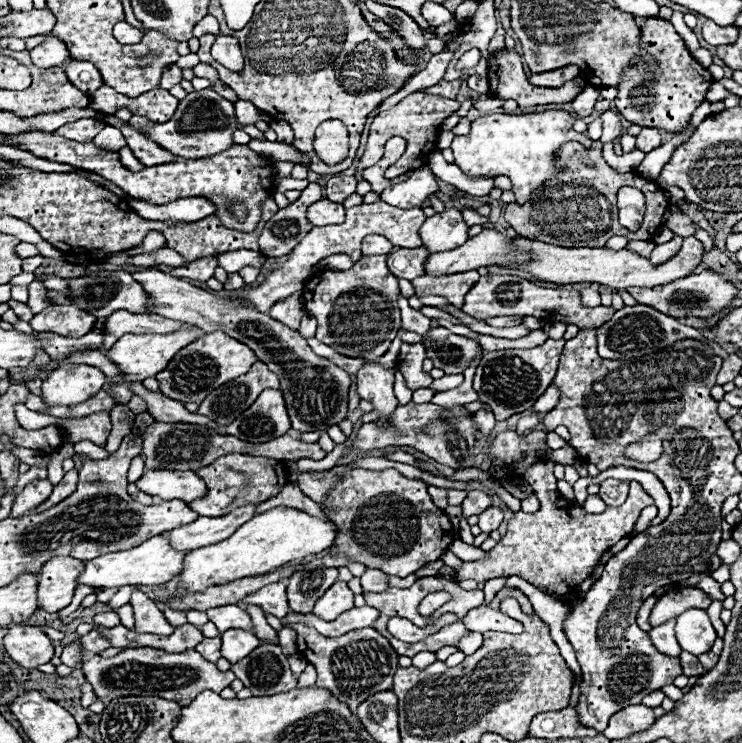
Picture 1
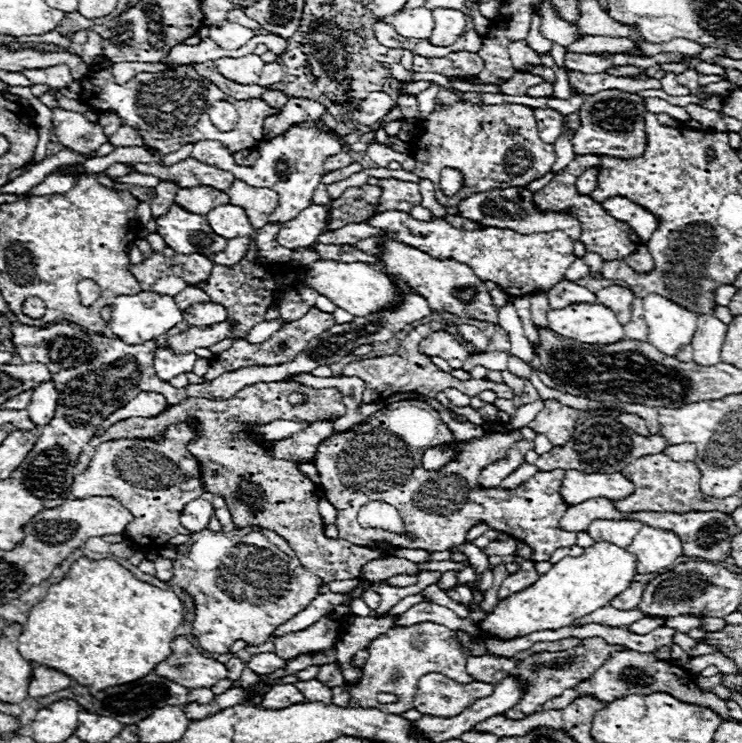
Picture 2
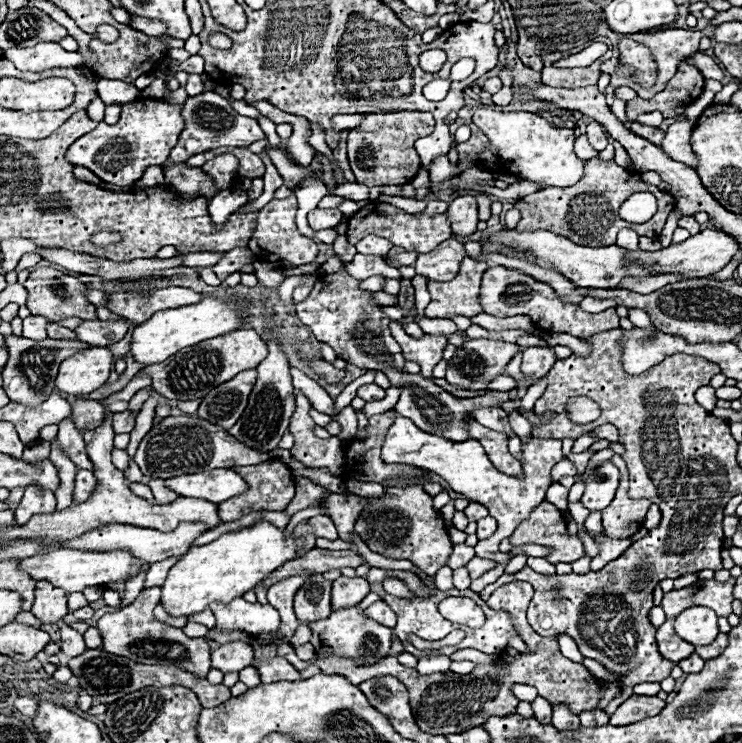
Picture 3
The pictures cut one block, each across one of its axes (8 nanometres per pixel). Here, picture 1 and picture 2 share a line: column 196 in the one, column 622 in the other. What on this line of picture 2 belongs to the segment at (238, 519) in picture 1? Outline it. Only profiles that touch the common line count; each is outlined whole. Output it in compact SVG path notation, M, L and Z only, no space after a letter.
M594 520L586 532L590 532L594 542L610 540L610 544L626 548L638 534L638 528L642 528L640 520Z

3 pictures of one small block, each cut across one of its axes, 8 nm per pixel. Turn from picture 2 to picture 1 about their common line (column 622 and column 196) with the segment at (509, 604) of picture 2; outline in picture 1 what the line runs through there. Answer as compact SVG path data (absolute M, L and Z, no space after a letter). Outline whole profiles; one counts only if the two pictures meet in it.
M280 506L268 512L256 514L252 520L242 524L242 528L234 532L234 536L222 542L192 550L184 558L180 588L190 592L200 592L202 588L208 588L210 584L228 584L232 580L274 572L276 568L292 560L306 558L330 548L336 540L336 534L338 534L338 528L332 522L310 516L296 508Z

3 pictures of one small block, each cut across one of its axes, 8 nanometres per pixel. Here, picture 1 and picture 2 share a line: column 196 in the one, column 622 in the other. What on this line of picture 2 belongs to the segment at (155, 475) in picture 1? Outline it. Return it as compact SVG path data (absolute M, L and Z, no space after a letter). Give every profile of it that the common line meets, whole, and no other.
M566 470L560 496L568 506L580 504L590 498L608 498L608 500L622 500L634 492L630 480L626 480L620 472L614 474L586 474L578 470Z

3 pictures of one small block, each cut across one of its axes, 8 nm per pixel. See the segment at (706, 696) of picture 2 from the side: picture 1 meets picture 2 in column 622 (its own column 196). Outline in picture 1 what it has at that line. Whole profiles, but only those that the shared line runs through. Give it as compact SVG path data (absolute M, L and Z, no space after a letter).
M136 648L136 650L122 650L112 658L92 656L82 664L82 672L86 680L94 686L98 698L122 698L122 696L160 696L166 700L174 700L182 706L190 704L194 696L202 690L222 692L230 686L236 676L228 672L220 672L216 664L204 660L196 650L186 650L180 654L168 654L154 648Z

